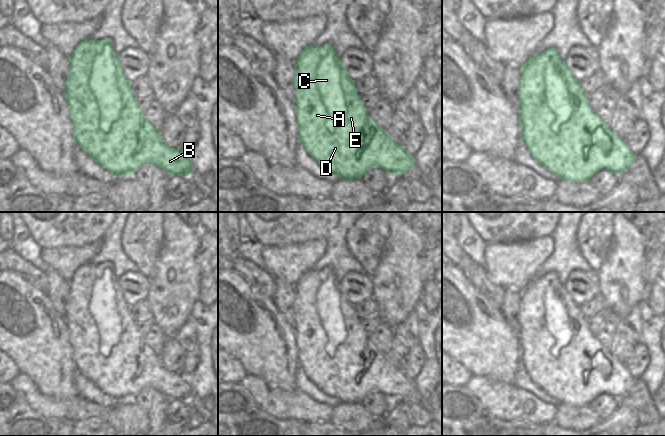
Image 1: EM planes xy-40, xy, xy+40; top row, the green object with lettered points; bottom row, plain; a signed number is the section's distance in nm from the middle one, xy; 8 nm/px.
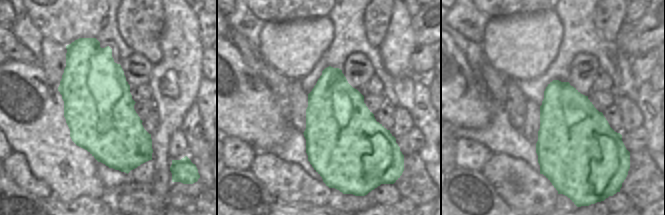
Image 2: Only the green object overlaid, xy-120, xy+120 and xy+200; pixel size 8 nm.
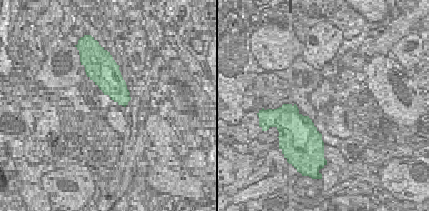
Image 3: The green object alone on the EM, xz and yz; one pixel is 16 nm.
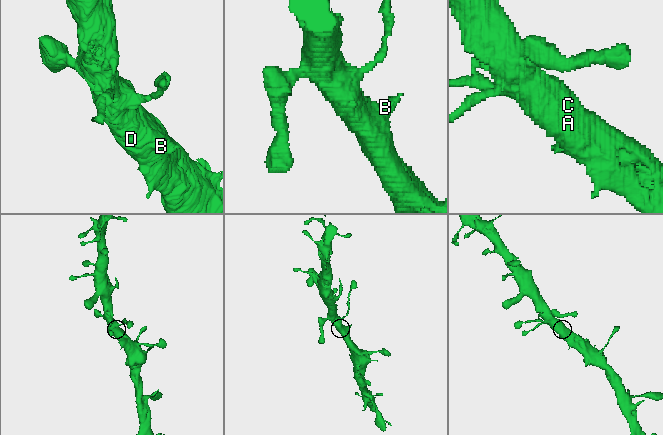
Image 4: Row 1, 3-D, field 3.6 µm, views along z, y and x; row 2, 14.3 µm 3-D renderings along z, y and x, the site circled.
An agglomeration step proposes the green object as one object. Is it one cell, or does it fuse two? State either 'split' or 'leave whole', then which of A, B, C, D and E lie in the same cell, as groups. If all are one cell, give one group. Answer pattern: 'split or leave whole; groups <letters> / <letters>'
leave whole; groups A B C D E

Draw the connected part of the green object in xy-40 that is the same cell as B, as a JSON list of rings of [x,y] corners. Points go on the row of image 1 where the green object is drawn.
[[[88,38],[80,42],[69,57],[69,75],[65,83],[65,99],[69,107],[69,119],[73,125],[73,137],[77,146],[90,156],[101,168],[121,178],[133,176],[144,164],[152,164],[169,176],[189,176],[193,170],[191,161],[184,156],[182,148],[170,148],[144,117],[135,101],[131,82],[125,77],[119,56],[113,52],[110,38],[94,41]]]

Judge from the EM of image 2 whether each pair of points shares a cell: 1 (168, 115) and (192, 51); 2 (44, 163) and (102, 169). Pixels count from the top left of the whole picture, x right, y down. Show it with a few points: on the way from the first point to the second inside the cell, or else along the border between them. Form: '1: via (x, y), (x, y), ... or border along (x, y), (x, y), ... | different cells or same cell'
1: via (177, 99), (180, 96), (180, 67) | same cell
2: border along (97, 161), (97, 176), (106, 189) | different cells

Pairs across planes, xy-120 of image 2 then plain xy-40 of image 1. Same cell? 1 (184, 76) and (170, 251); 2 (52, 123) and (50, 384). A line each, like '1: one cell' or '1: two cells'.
1: one cell
2: one cell

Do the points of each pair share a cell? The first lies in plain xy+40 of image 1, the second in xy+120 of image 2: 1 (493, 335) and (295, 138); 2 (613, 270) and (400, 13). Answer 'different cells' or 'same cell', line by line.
1: different cells
2: same cell

